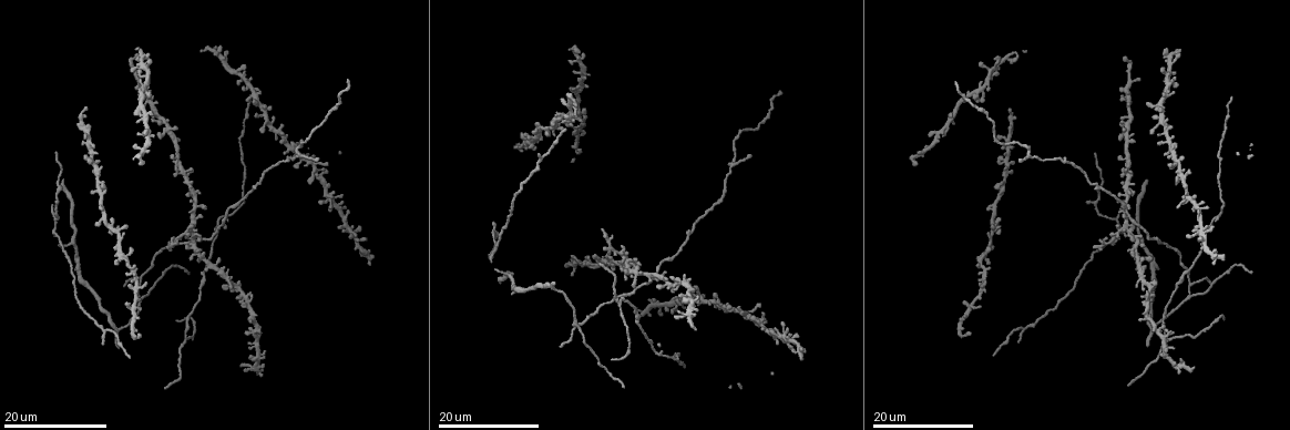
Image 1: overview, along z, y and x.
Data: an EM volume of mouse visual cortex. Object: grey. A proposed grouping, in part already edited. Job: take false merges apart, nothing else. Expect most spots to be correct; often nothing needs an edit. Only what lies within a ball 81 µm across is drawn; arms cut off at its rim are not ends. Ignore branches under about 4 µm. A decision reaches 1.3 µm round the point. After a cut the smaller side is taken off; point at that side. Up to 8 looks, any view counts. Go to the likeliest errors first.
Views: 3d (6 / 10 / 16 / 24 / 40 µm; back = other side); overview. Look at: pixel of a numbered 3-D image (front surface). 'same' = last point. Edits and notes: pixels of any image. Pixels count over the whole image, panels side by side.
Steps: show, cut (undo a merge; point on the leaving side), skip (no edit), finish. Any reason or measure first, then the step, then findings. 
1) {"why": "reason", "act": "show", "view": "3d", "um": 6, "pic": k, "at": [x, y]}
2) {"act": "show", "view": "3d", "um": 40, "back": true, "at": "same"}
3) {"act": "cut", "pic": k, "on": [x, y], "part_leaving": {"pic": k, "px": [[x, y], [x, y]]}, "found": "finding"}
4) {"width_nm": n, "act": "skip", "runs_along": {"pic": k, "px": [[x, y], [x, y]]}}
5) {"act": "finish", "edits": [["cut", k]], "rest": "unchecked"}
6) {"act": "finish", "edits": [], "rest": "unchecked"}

{"why": "side arm on a straight run", "act": "show", "view": "3d", "um": 24, "pic": 1, "at": [1171, 339]}

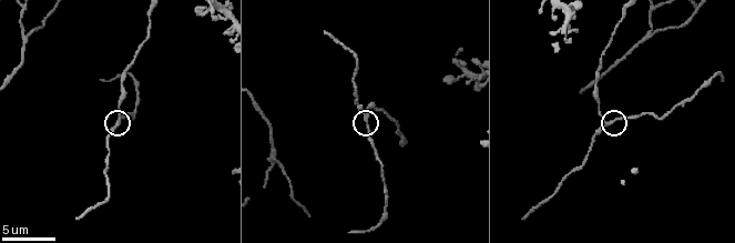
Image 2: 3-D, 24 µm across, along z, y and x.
{"act": "show", "view": "3d", "um": 6, "pic": 2, "at": [118, 123]}

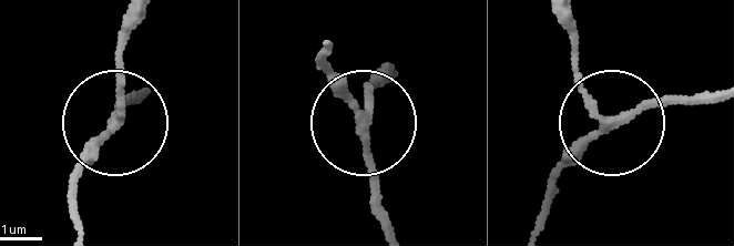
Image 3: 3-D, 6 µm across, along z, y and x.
{"side_arm_um": 15, "act": "skip", "found": "one cell here"}

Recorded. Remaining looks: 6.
{"why": "four or more arms meet", "act": "show", "view": "3d", "um": 24, "pic": 1, "at": [1125, 226]}

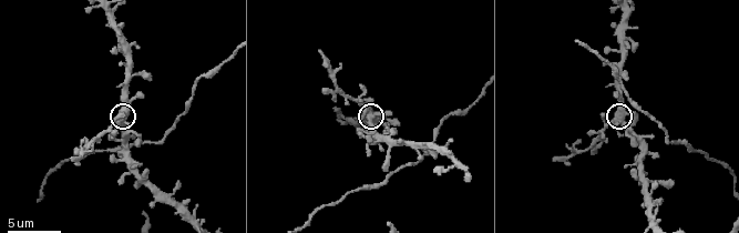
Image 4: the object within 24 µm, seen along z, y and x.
{"act": "show", "view": "3d", "um": 6, "pic": 4, "at": [369, 113]}

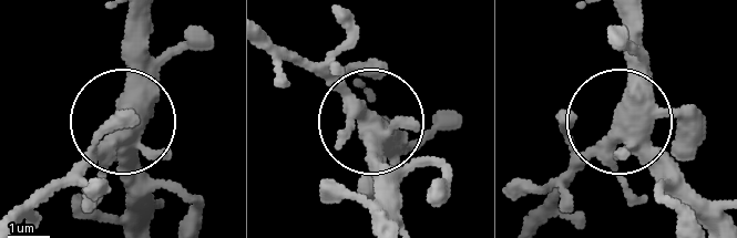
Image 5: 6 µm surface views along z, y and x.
{"act": "skip", "found": "one cell here"}

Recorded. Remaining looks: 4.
{"why": "side arm on a straight run", "act": "show", "view": "3d", "um": 10, "pic": 4, "at": [584, 149]}

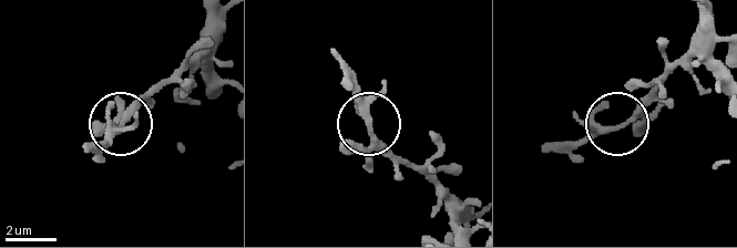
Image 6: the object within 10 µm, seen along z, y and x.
{"width_nm": 240, "act": "skip", "found": "one cell here"}

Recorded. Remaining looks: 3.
{"why": "side arm on a straight run", "act": "show", "view": "3d", "um": 16, "pic": 1, "at": [1189, 285]}

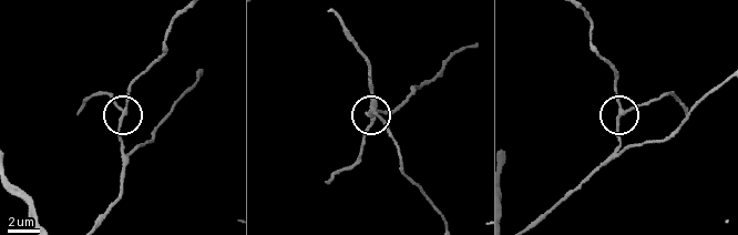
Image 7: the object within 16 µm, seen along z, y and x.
{"why": "zoom in", "act": "show", "view": "3d", "um": 6, "pic": 7, "at": [122, 111]}

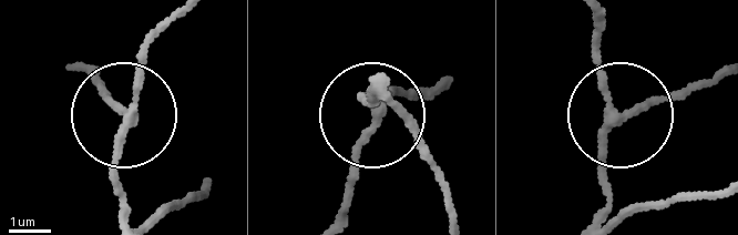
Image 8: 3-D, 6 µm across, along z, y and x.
{"act": "skip", "runs_along": {"pic": 8, "px": [[376, 80], [366, 102], [376, 123], [337, 218]]}, "found": "all the same cell"}

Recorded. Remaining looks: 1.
{"act": "finish", "edits": [], "rest": "unchecked"}

